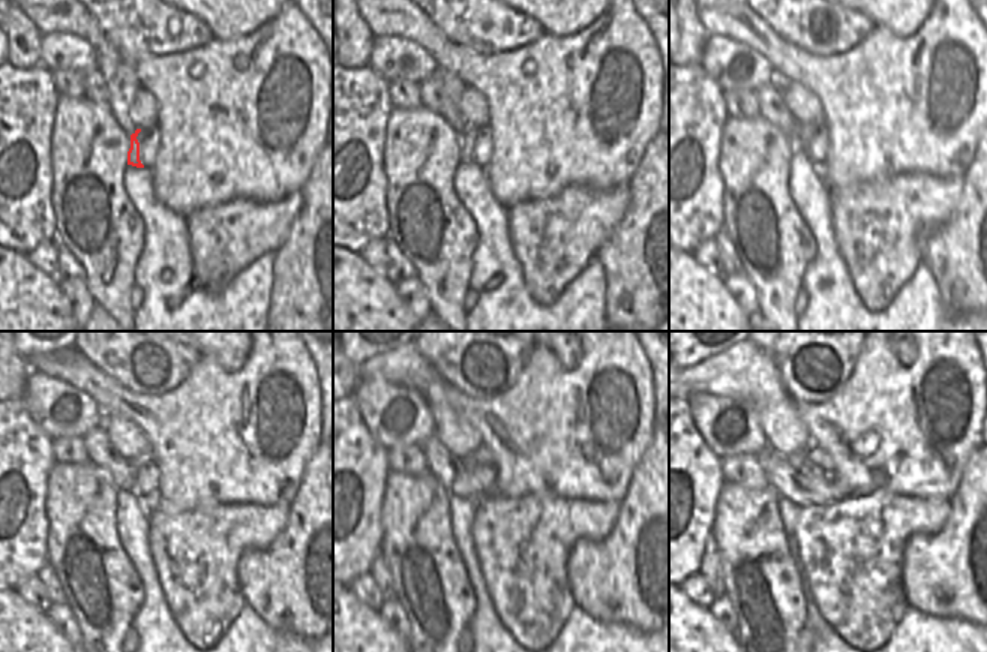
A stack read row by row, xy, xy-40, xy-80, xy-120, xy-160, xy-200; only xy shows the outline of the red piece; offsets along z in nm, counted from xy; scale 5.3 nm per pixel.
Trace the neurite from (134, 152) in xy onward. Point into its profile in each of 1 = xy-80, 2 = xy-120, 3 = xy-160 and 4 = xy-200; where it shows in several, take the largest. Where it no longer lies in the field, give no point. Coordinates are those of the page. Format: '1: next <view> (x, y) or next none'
1: next xy-80 (804, 131)
2: next xy-120 (146, 457)
3: next xy-160 (482, 456)
4: next xy-200 (816, 454)

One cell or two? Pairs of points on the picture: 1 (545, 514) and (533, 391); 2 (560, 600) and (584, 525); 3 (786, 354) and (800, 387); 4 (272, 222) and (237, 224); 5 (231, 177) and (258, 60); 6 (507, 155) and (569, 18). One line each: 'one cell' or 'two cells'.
1: two cells
2: one cell
3: one cell
4: one cell
5: one cell
6: two cells

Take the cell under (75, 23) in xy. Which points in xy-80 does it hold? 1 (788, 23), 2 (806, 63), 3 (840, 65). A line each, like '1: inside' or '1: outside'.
1: outside
2: inside
3: inside

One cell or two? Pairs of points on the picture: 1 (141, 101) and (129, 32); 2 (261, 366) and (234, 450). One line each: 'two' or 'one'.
1: two
2: one

